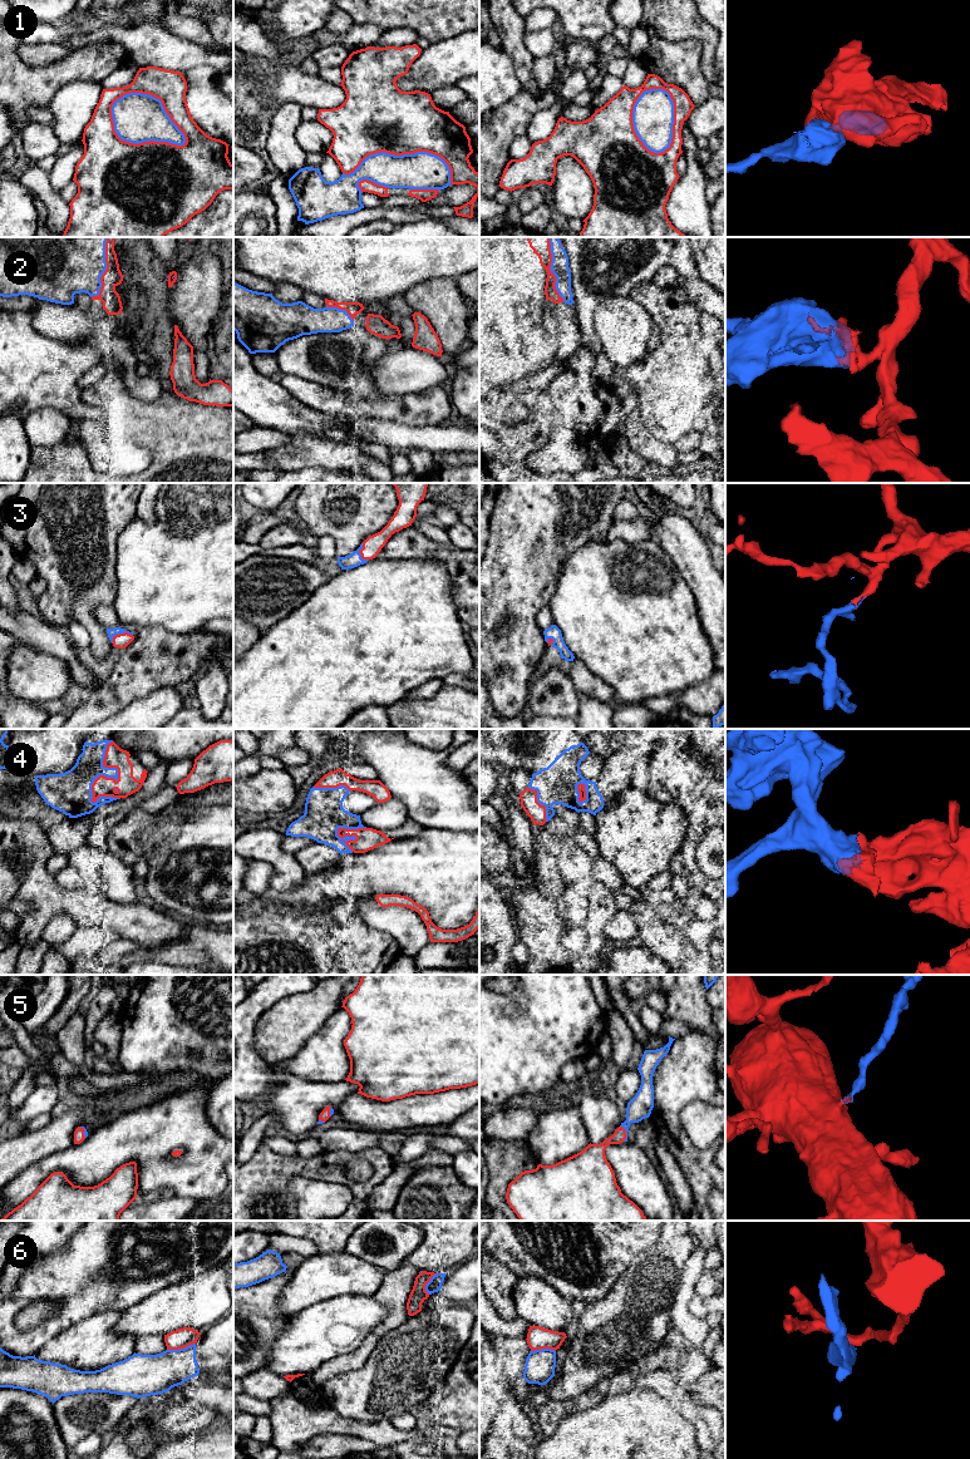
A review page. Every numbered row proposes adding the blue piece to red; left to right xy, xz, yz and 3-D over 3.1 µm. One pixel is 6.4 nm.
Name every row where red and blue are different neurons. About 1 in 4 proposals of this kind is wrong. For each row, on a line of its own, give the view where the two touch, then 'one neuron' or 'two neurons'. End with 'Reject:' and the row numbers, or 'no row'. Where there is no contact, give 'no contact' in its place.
1: meets red in xy; two neurons
2: meets red in xy; one neuron
3: meets red in xy; one neuron
4: meets red in xy; one neuron
5: meets red in yz; one neuron
6: meets red in xy; two neurons
Reject: 1, 6

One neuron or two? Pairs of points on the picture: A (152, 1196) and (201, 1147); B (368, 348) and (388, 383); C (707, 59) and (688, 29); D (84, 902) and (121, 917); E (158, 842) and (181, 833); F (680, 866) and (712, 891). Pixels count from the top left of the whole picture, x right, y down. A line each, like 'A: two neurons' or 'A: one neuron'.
A: two neurons
B: two neurons
C: one neuron
D: one neuron
E: one neuron
F: one neuron

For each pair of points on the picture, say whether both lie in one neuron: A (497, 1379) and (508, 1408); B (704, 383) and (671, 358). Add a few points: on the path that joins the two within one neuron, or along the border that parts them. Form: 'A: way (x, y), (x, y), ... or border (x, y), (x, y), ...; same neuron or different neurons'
A: border (508, 1394), (500, 1405), (492, 1424); different neurons
B: way (697, 383), (679, 365); same neuron

